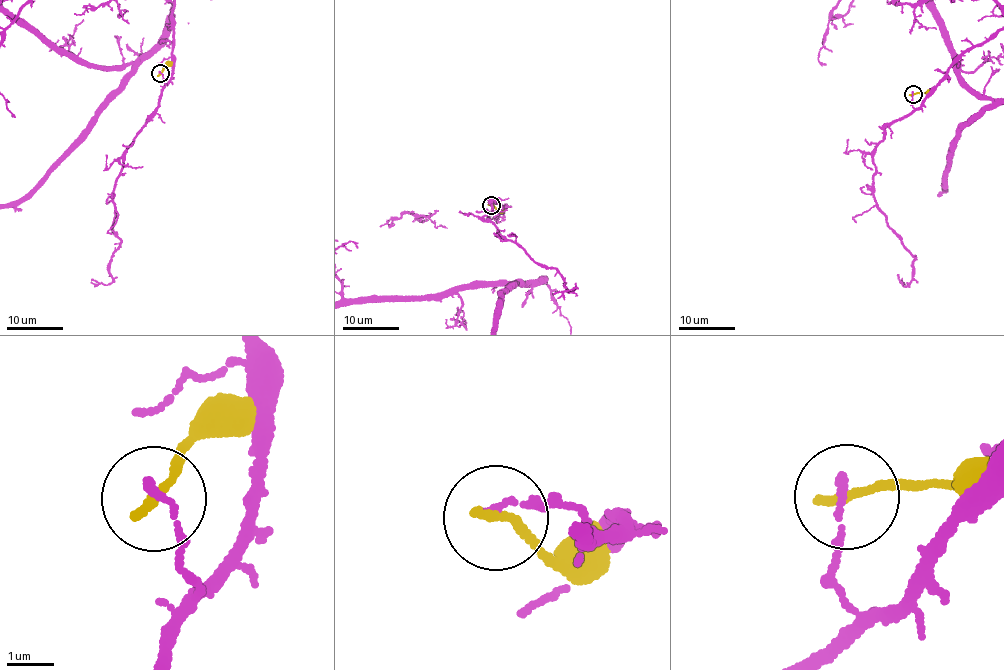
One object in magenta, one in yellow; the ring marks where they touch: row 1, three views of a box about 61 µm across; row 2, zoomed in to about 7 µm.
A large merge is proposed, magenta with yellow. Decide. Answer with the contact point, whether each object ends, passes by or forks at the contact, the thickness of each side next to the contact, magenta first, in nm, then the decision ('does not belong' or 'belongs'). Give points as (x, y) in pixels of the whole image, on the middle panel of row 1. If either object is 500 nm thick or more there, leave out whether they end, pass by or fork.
at (491, 205); magenta ends there; yellow ends there; 140 nm thick on the magenta side, 200 nm on the other; does not belong

